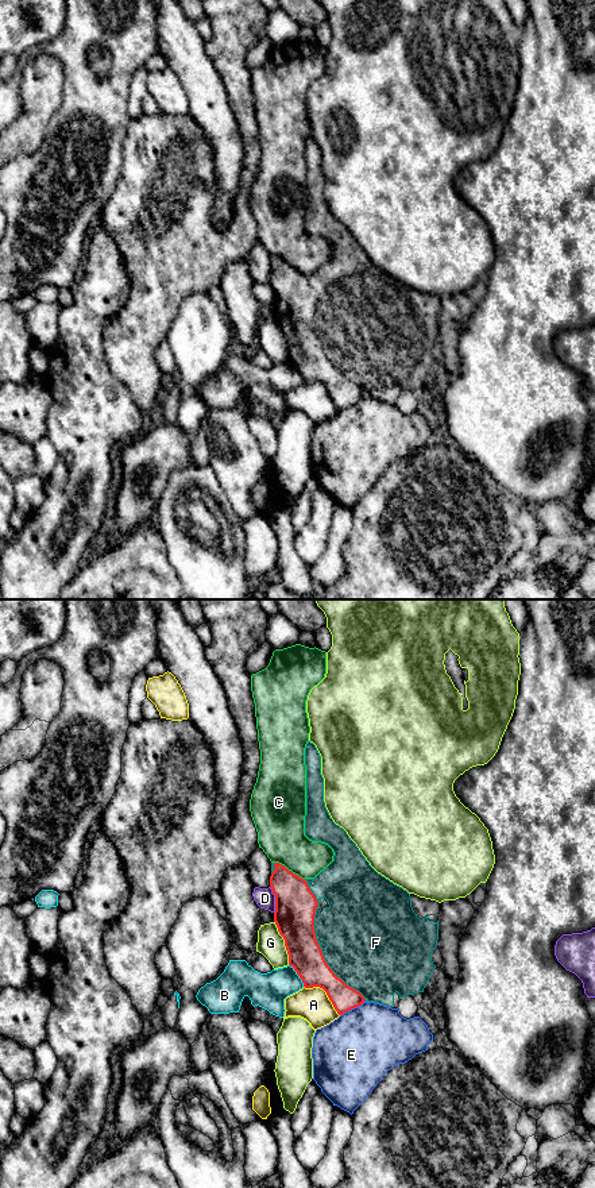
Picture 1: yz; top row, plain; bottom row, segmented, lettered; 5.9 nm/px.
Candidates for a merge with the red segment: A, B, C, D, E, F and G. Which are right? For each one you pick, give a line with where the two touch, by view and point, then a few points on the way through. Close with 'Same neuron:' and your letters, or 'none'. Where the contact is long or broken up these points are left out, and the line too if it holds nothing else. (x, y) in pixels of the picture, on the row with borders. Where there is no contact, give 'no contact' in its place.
F: yz (317, 942)
Same neuron: F

